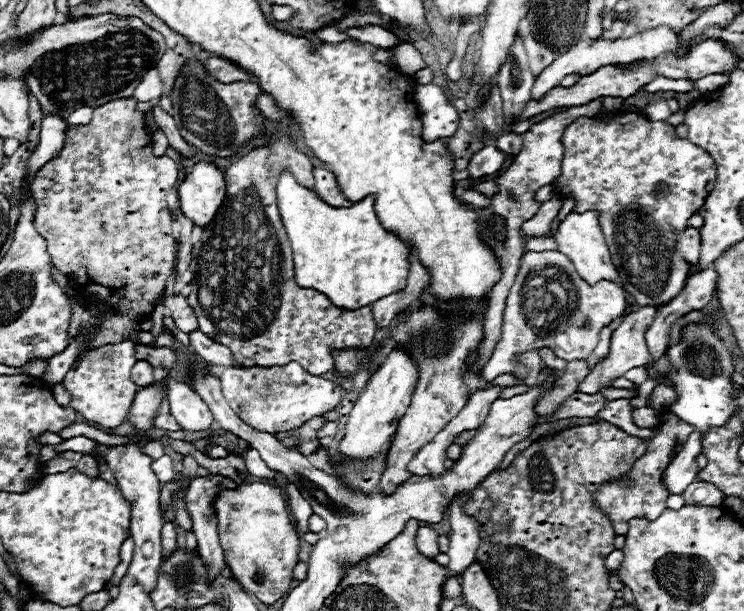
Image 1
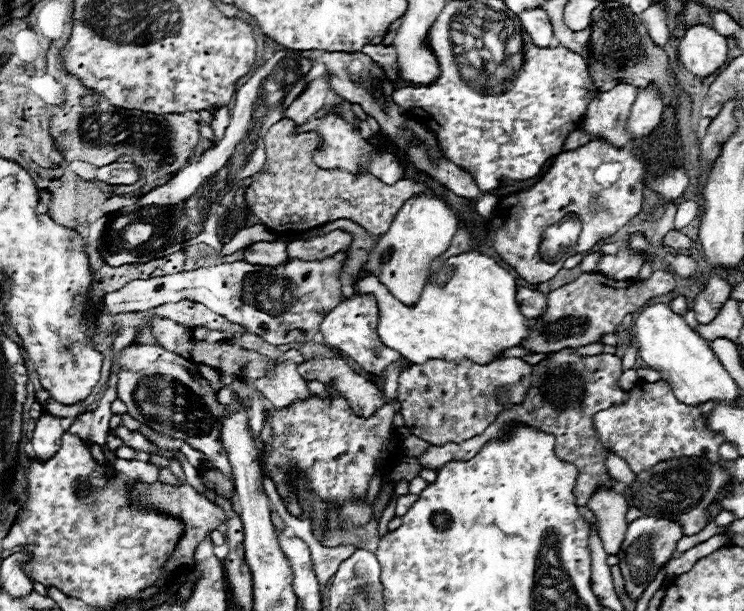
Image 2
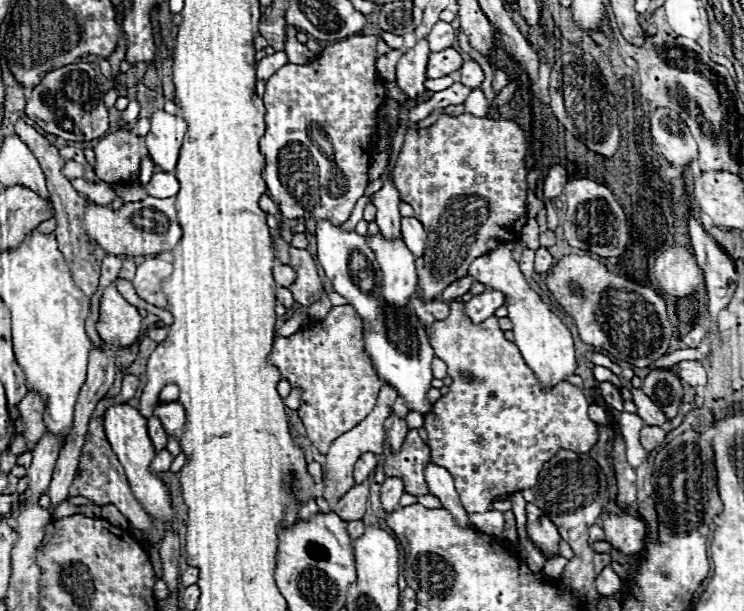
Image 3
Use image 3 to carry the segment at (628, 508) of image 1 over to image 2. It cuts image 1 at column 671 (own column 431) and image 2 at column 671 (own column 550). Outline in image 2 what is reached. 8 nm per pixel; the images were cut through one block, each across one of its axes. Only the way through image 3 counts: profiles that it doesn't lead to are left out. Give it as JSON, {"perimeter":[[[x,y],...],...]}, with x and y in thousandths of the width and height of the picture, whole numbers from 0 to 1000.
{"perimeter":[[[858,625],[847,638],[847,655],[841,661],[825,664],[820,671],[809,671],[798,681],[796,694],[804,710],[806,727],[817,736],[839,750],[849,773],[871,769],[895,750],[914,746],[941,746],[954,756],[965,756],[965,733],[970,727],[968,710],[954,710],[946,678],[952,678],[949,664],[930,668],[925,661],[901,651],[901,632],[887,625]]]}

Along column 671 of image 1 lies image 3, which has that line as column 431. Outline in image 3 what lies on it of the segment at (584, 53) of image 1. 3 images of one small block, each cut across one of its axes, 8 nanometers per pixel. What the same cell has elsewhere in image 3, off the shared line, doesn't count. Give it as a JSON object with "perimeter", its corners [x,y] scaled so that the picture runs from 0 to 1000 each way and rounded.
{"perimeter":[[[586,36],[581,52],[573,59],[578,82],[599,82],[599,75],[608,75],[613,65],[613,49],[599,36]]]}

